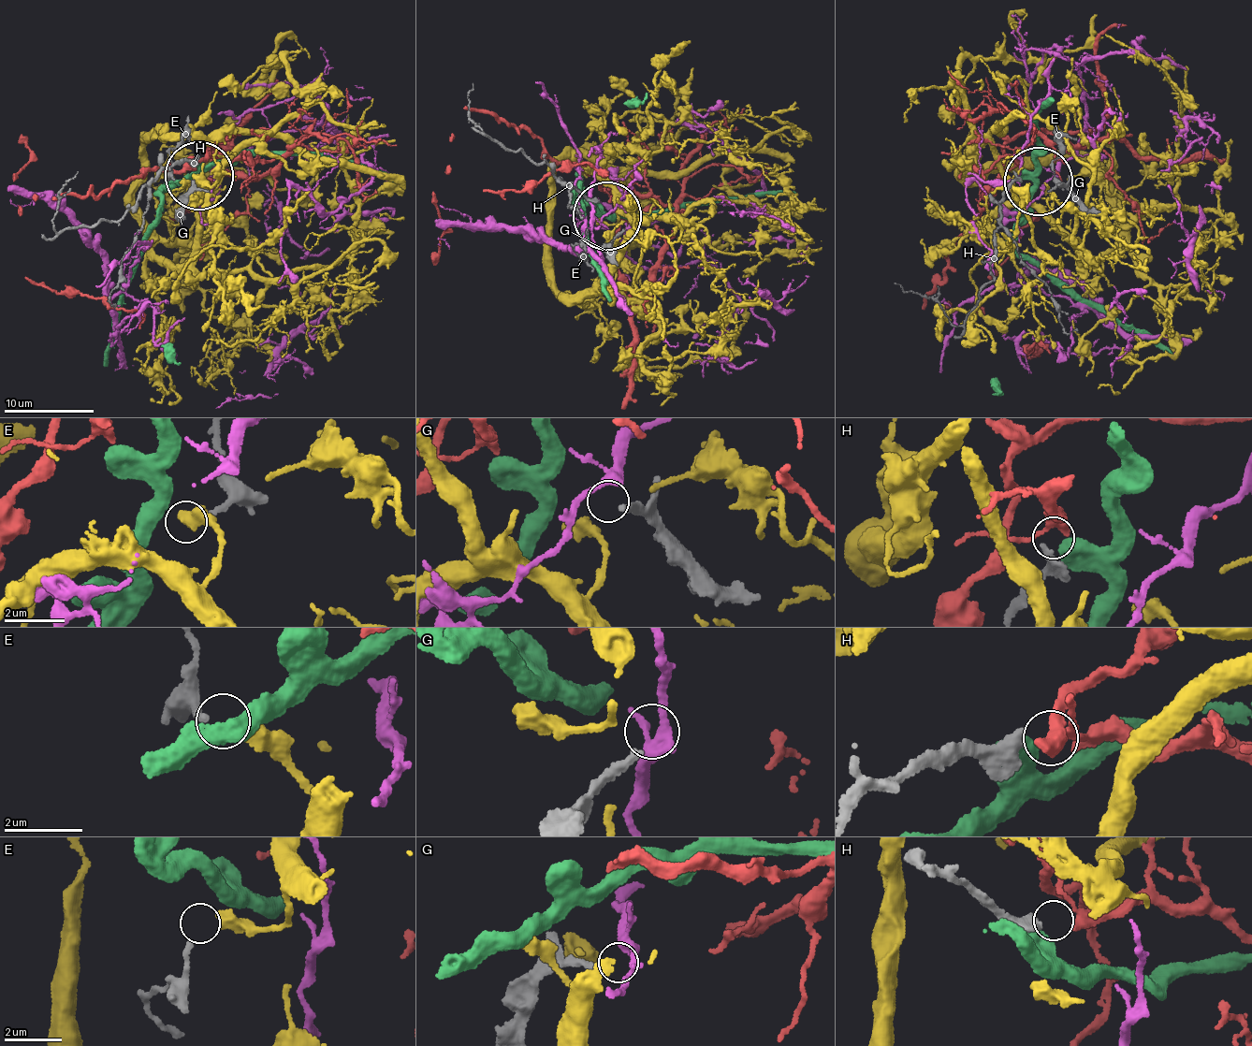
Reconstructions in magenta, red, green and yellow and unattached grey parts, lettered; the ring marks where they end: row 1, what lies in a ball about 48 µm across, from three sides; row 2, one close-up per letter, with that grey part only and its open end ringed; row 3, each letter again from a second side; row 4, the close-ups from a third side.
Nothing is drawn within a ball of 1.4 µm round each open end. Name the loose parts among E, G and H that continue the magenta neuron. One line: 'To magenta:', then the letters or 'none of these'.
To magenta: none of these

